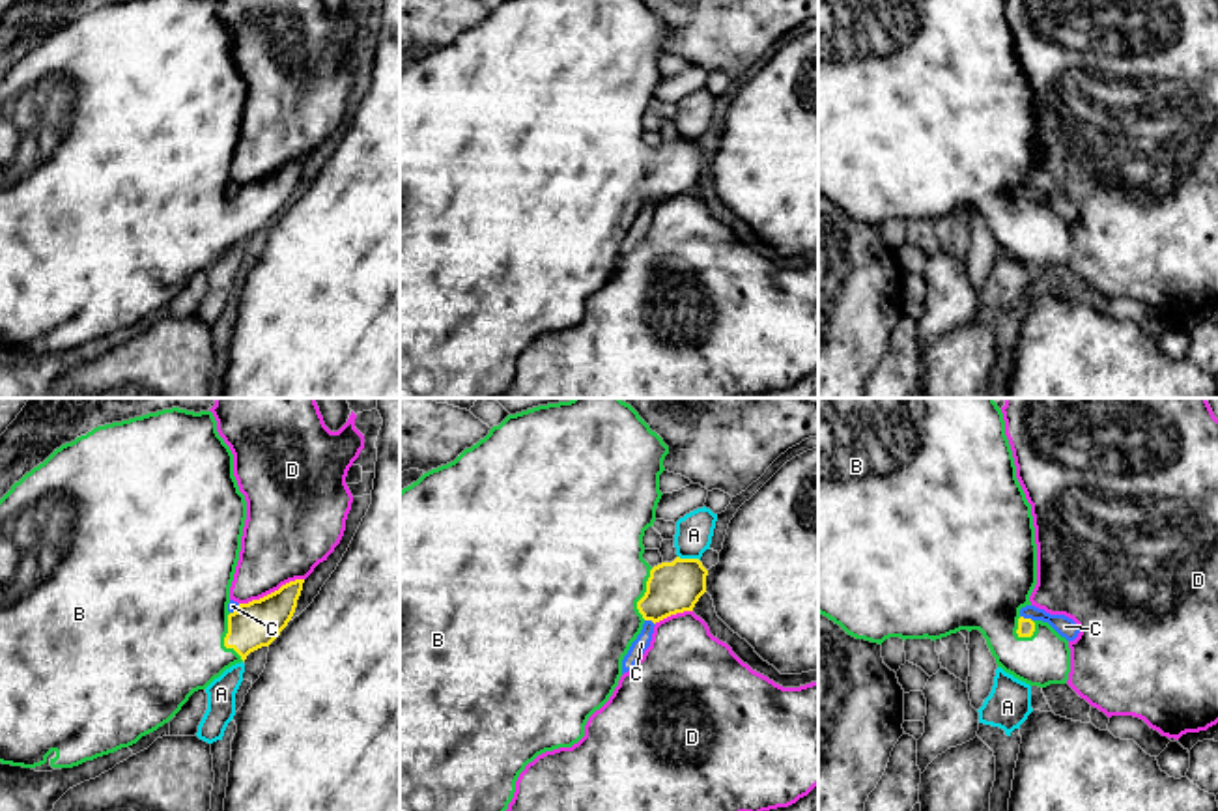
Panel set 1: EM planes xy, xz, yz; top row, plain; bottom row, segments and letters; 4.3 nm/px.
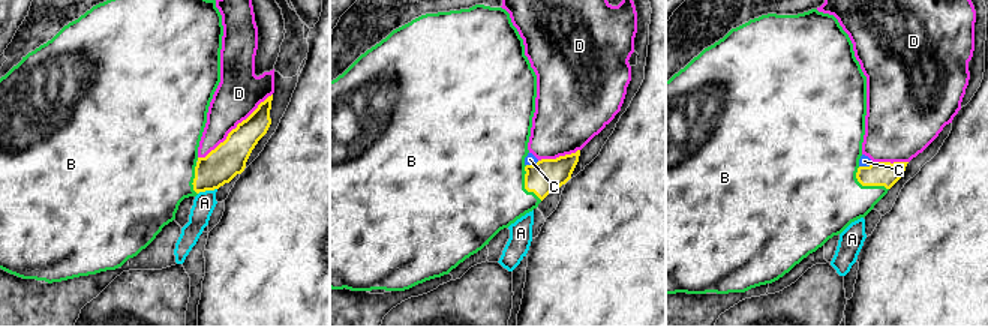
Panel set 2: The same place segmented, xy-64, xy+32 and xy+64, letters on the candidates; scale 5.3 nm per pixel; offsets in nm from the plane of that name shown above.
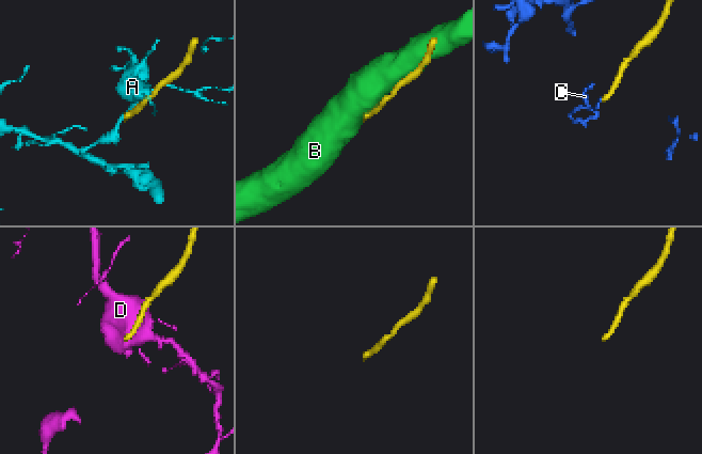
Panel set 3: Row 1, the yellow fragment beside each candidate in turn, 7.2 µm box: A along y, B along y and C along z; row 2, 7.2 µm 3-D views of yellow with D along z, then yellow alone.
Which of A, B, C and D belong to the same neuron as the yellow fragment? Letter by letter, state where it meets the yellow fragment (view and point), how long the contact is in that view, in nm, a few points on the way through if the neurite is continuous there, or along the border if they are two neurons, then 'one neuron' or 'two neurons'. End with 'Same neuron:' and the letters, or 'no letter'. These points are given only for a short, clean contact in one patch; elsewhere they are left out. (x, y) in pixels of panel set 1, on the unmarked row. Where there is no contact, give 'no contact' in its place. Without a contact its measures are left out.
A: meets yellow in xz at (690, 141); contact 100 nm long; two neurons
B: meets yellow in xy at (225, 221); contact 220 nm long; one neuron
C: meets yellow in yz at (1026, 200); contact 60 nm long; border along yz (1020, 197), (1032, 202); two neurons
D: meets yellow in xy at (271, 174); contact 300 nm long; two neurons
Same neuron: B

